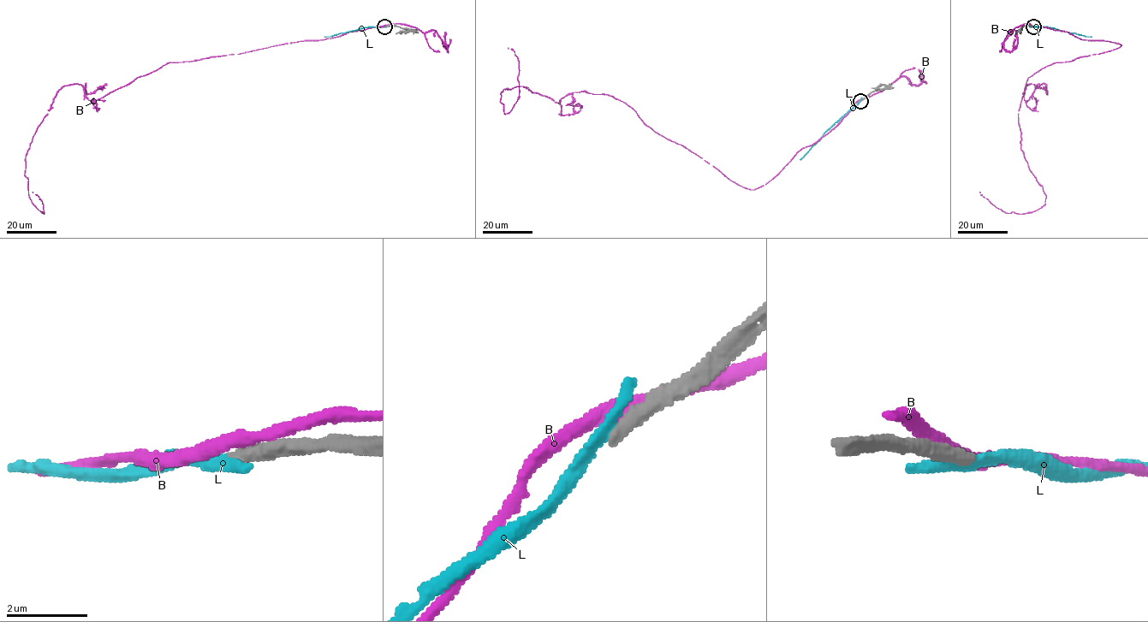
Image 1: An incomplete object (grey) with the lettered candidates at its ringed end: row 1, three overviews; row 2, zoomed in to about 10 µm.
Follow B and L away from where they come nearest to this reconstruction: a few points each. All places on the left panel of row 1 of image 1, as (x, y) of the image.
B: (387, 25), (170, 62), (92, 101), (79, 84), (62, 86), (25, 156), (29, 198), (44, 214), (32, 192)
L: (384, 26), (364, 26), (324, 36)

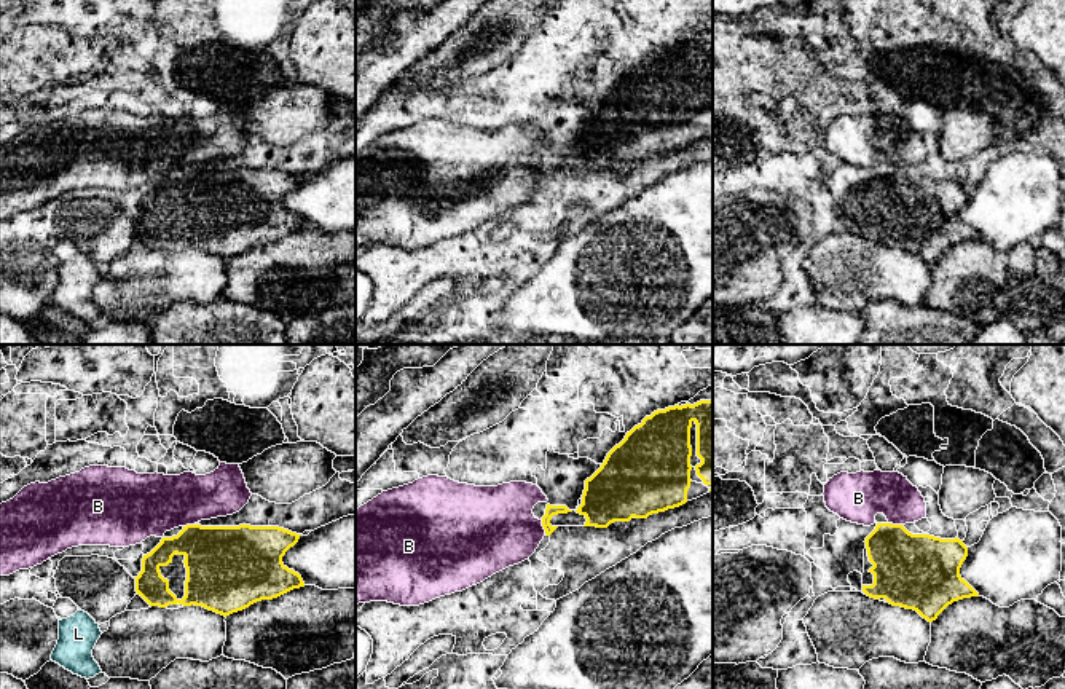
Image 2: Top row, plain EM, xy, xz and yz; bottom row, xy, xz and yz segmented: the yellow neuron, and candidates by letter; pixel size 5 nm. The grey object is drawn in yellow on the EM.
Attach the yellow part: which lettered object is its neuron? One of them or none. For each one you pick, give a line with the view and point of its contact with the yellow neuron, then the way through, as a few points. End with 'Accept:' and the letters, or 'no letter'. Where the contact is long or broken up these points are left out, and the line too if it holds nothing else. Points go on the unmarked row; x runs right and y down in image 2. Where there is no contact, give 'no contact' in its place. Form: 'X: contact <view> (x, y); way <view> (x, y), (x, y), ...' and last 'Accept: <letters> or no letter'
Accept: no letter

